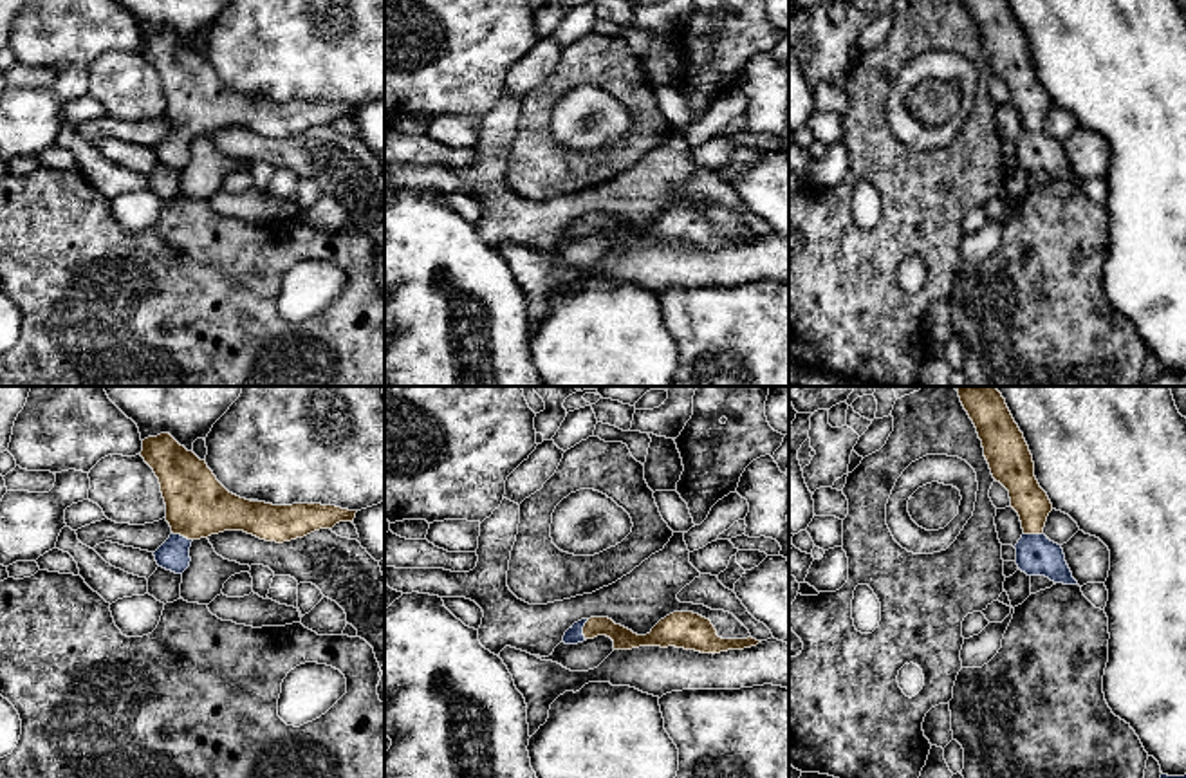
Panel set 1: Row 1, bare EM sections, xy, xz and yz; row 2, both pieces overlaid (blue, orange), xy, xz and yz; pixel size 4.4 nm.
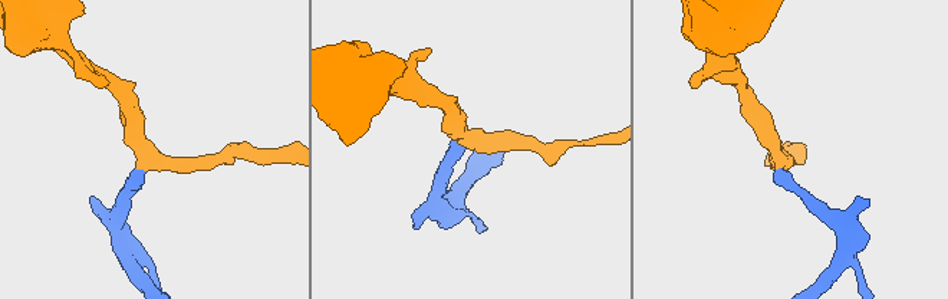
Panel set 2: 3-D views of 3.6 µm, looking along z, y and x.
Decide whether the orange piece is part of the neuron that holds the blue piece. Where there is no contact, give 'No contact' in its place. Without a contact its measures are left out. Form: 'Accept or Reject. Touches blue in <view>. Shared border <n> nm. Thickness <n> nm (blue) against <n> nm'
Accept. Touches blue in xz. Shared border 100 nm. Thickness 80 nm (blue) against 100 nm

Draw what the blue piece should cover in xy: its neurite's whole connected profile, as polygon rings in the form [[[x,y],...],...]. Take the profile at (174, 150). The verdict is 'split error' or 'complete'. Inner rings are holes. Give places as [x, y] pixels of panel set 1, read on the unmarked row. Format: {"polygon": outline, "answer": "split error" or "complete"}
{"polygon": [[[170,29],[143,36],[141,52],[153,65],[166,99],[170,134],[153,148],[159,162],[182,170],[190,162],[193,135],[224,126],[244,126],[265,137],[291,137],[339,117],[357,107],[321,99],[273,101],[229,88],[193,47]]], "answer": "split error"}

